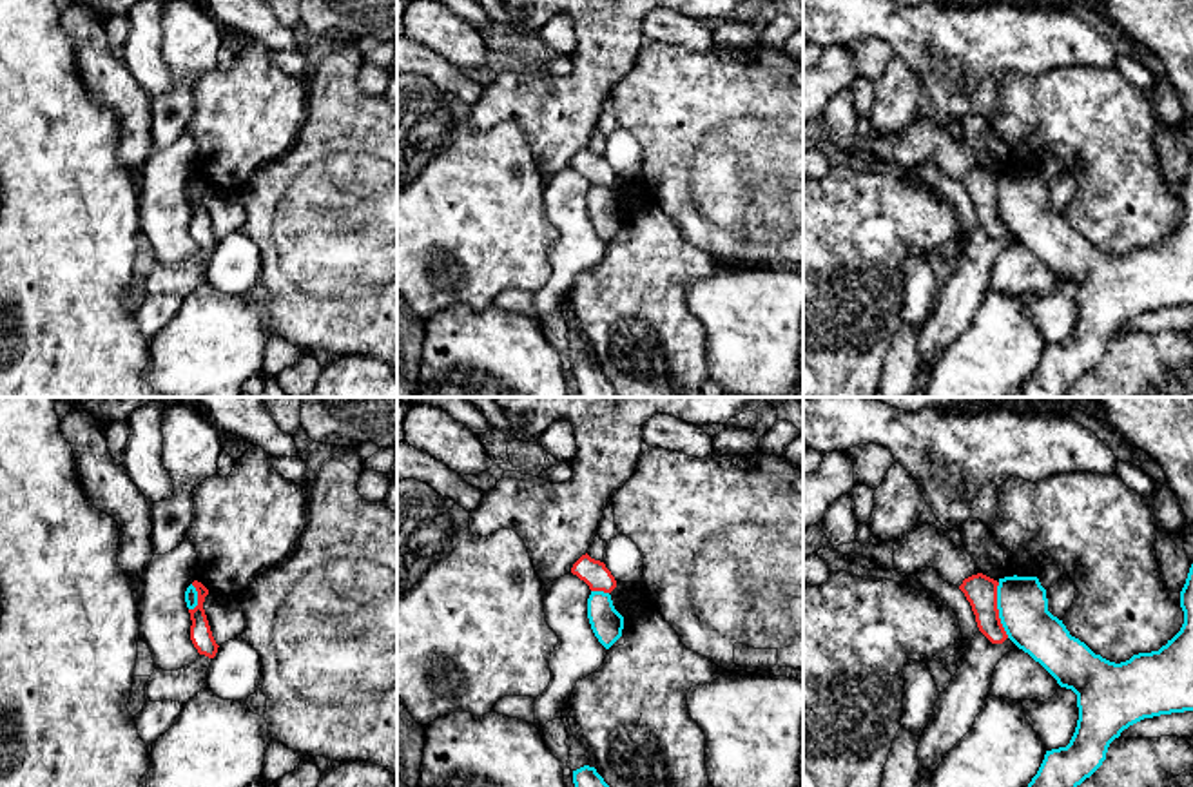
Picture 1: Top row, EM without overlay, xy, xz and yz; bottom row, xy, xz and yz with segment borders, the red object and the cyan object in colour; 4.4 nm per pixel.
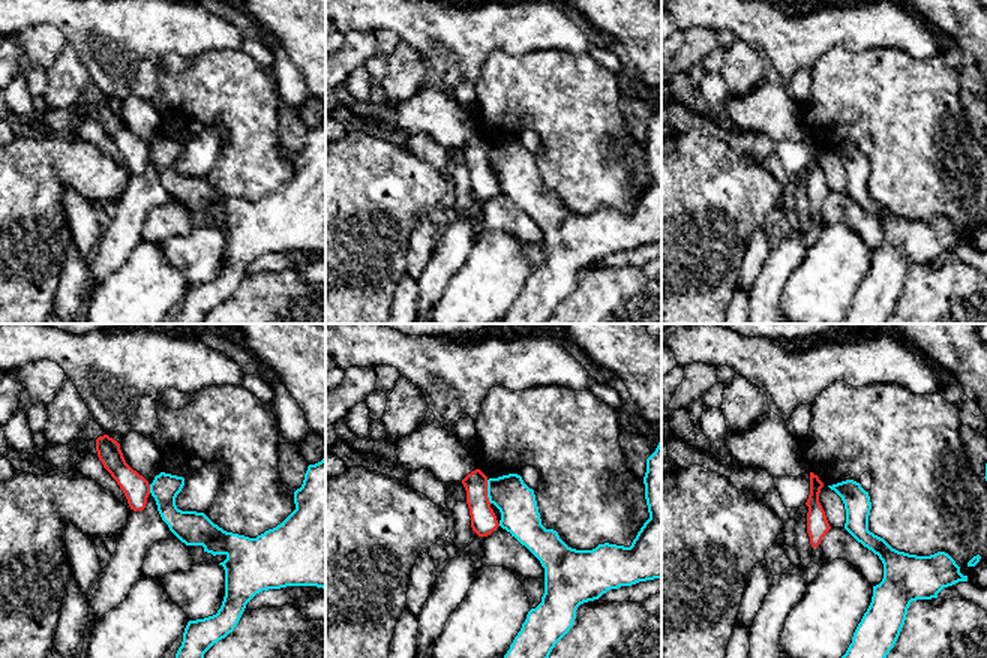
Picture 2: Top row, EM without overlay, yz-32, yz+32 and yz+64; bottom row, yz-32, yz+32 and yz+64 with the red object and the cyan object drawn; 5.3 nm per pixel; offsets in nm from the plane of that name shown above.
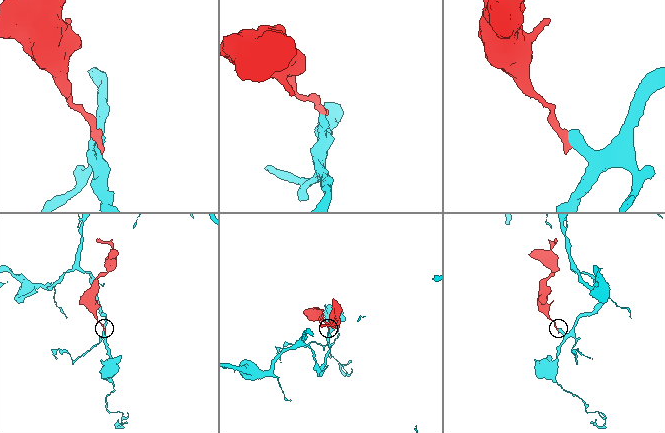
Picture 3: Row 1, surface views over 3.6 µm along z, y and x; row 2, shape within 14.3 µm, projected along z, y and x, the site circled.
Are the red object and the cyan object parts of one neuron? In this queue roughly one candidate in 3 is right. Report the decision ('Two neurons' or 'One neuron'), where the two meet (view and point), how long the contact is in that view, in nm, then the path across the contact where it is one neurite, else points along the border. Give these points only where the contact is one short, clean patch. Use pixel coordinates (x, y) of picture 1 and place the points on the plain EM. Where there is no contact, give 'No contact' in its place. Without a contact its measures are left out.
Two neurons. Touches red at yz (998, 204). Shared border 260 nm. Boundary: yz (998, 176), (998, 211), (1008, 231)

